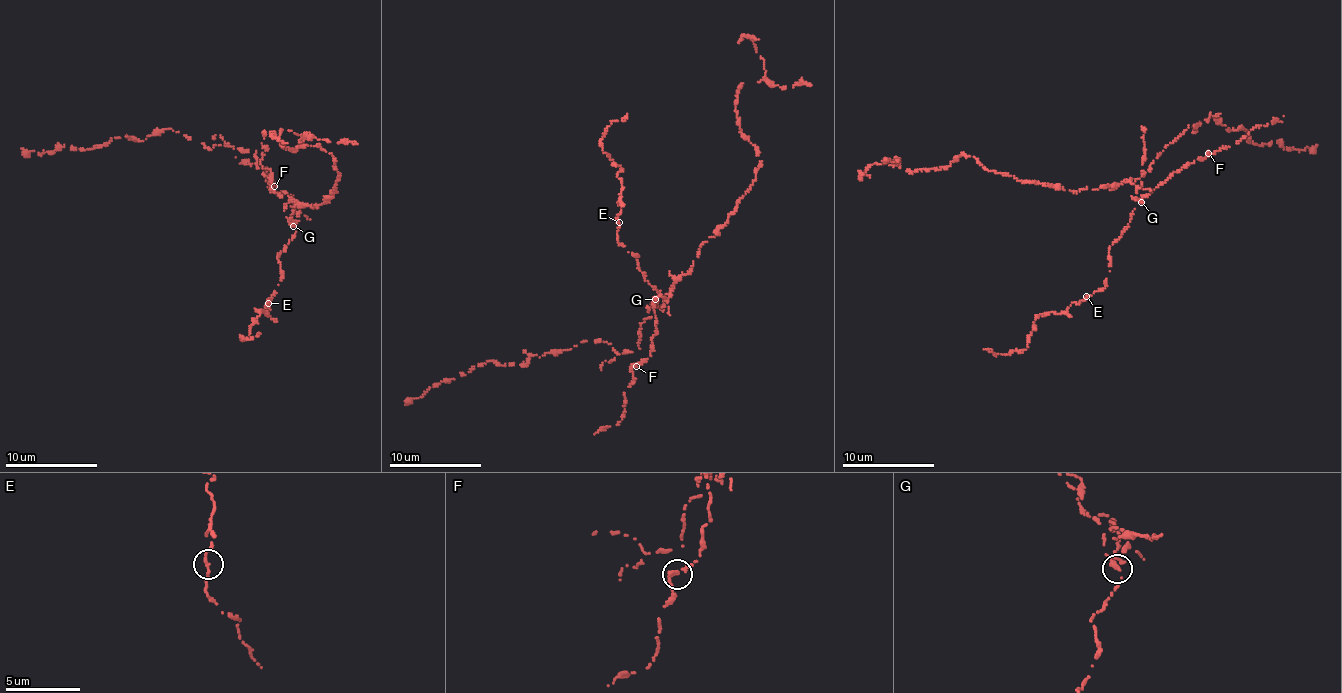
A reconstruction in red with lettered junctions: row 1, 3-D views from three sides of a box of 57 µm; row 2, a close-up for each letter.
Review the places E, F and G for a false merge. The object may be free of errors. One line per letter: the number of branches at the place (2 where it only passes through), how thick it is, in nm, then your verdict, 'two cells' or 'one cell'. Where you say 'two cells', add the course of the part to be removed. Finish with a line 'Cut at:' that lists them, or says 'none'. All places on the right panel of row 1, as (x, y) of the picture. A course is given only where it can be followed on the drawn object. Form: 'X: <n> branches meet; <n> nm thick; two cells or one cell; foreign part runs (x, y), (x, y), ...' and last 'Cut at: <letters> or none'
E: 2 branches meet; 190 nm thick; one cell
F: 2 branches meet; 260 nm thick; one cell
G: 2 branches meet; 280 nm thick; two cells; foreign part runs (1140, 203), (1129, 182), (1188, 125), (1200, 125), (1193, 126), (1195, 133), (1211, 116), (1260, 146), (1317, 145)
Cut at: G

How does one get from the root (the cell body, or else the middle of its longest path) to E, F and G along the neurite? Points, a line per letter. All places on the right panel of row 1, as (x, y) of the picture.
E: (1143, 171), (1139, 178), (1129, 182), (1136, 186), (1140, 202), (1109, 246), (1111, 263), (1105, 286), (1086, 295)
F: (1143, 171), (1139, 178), (1129, 182), (1136, 186), (1138, 200), (1170, 173), (1204, 159), (1208, 153)
G: (1143, 171), (1144, 174), (1139, 178), (1131, 178), (1129, 182), (1136, 186), (1140, 203)

